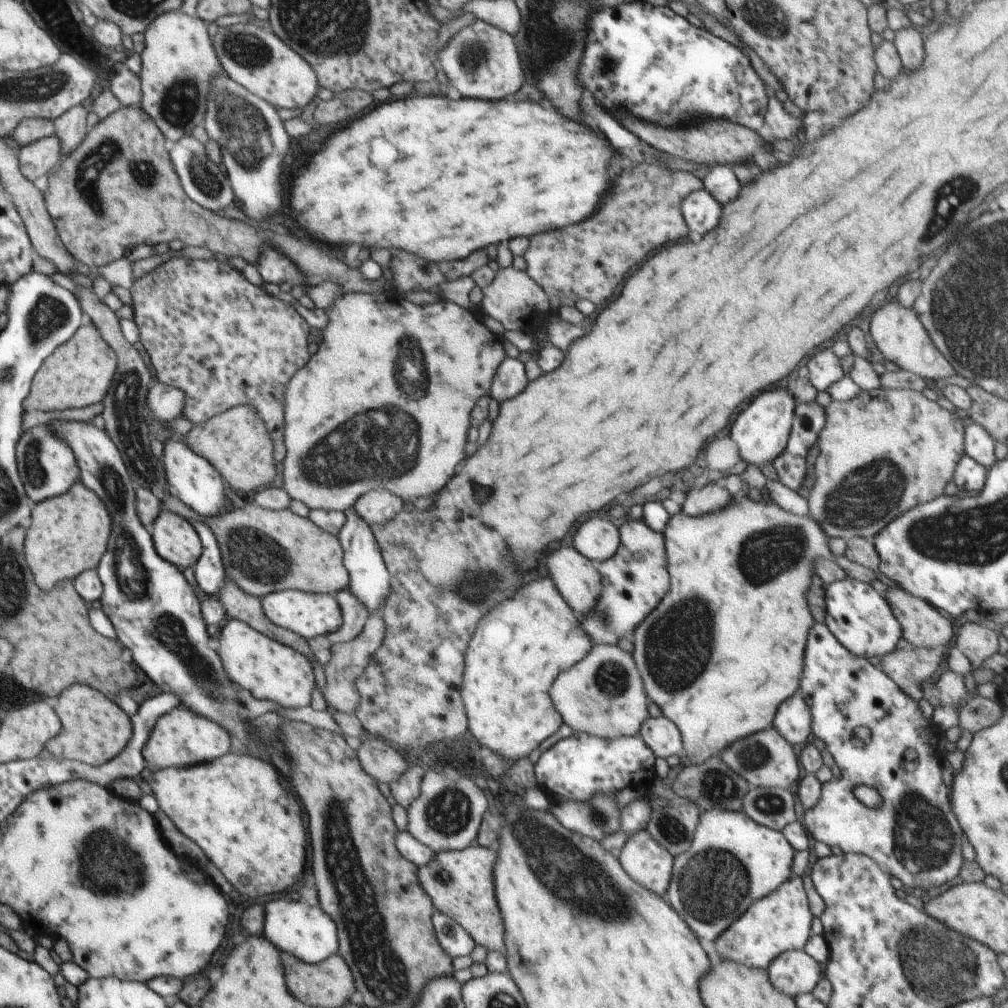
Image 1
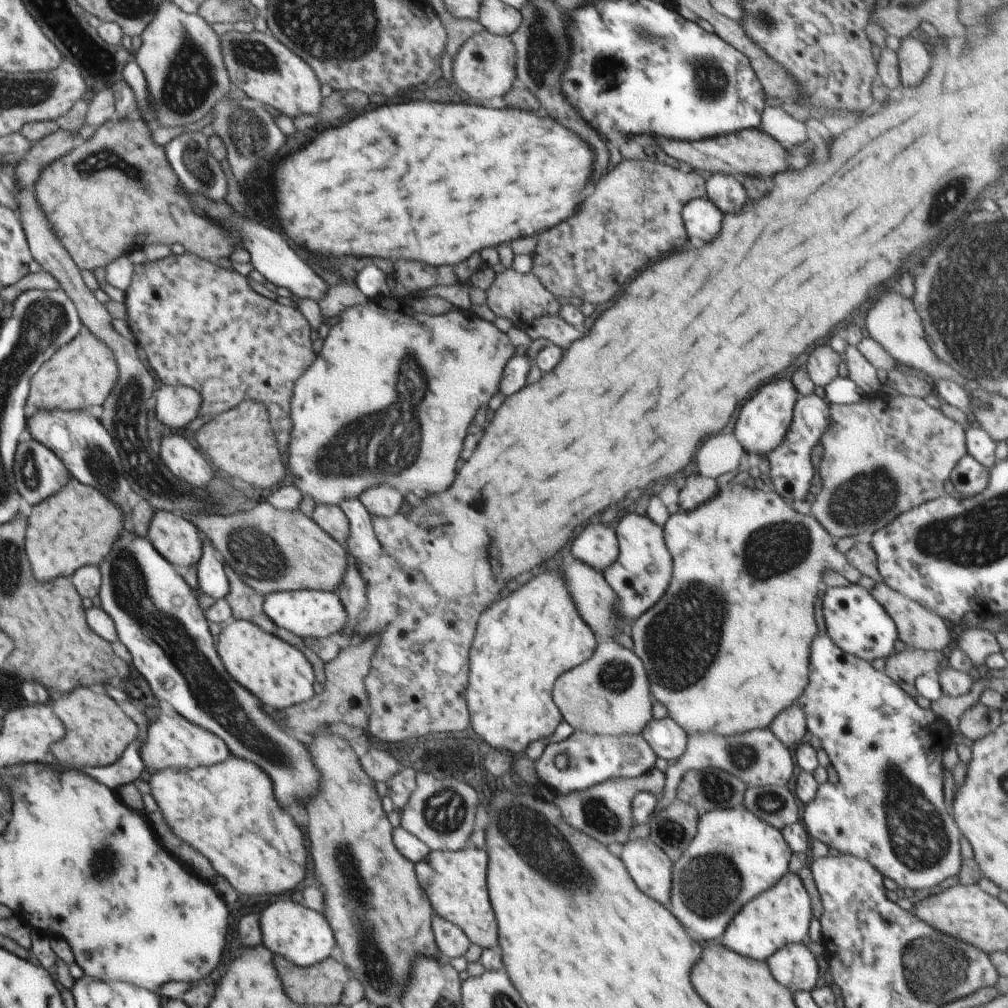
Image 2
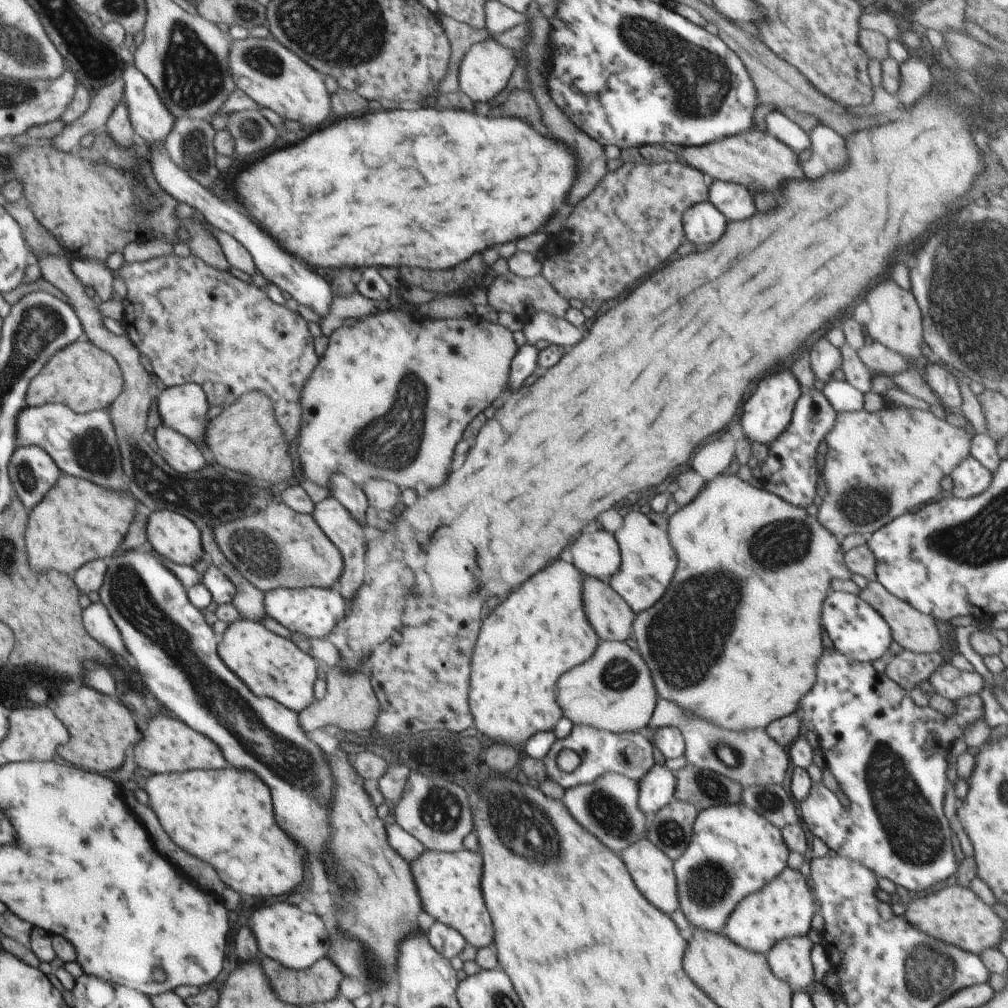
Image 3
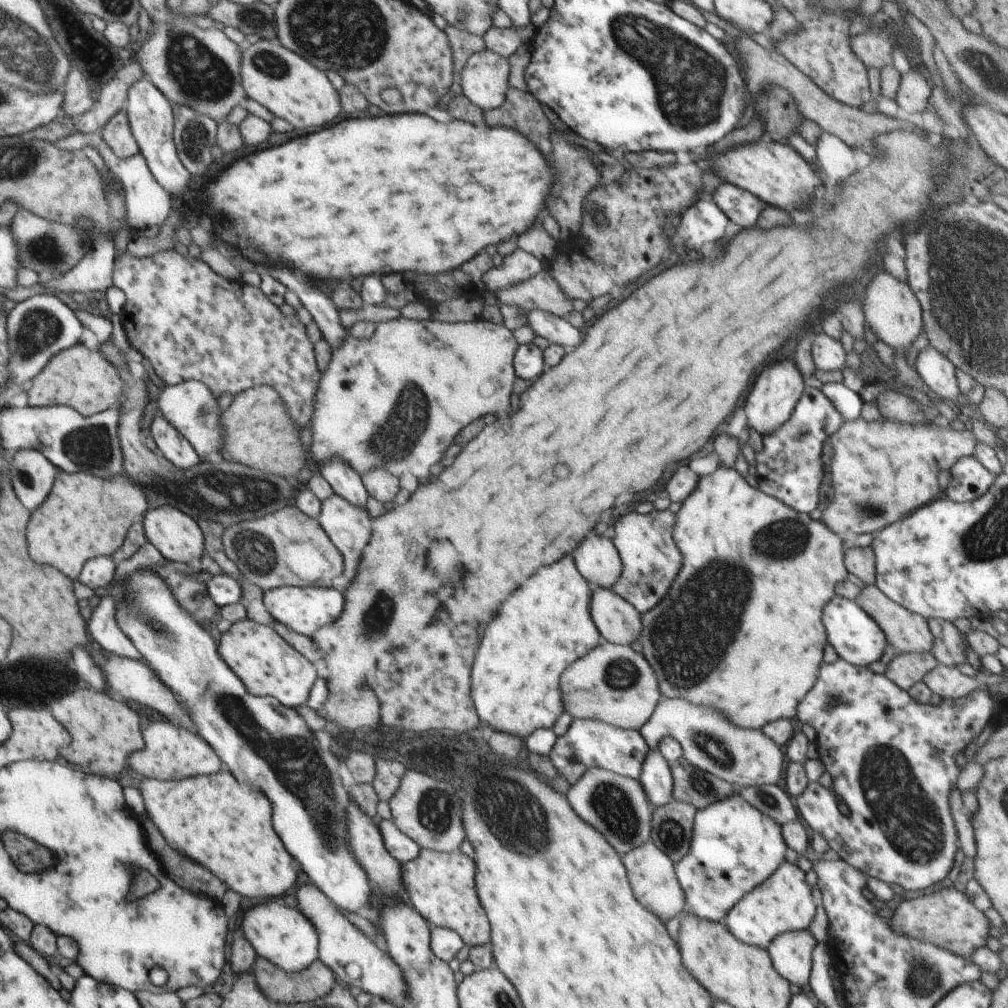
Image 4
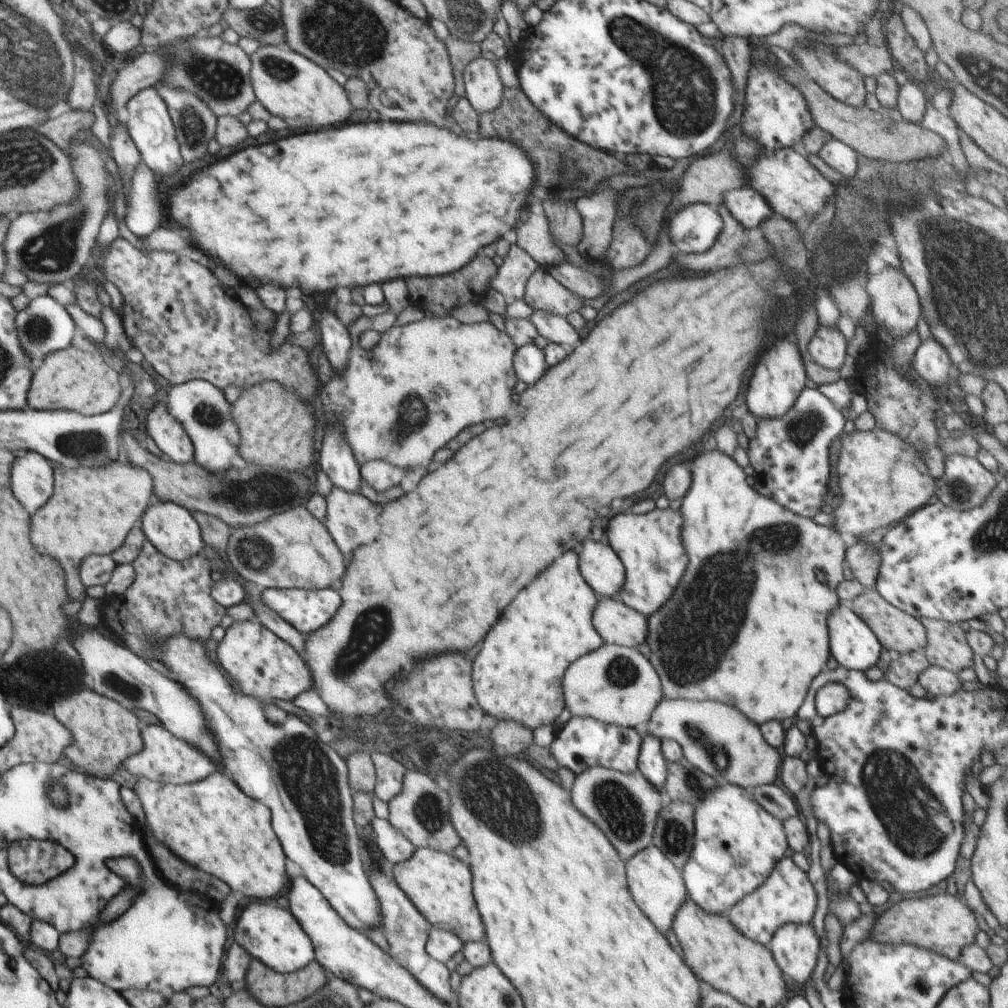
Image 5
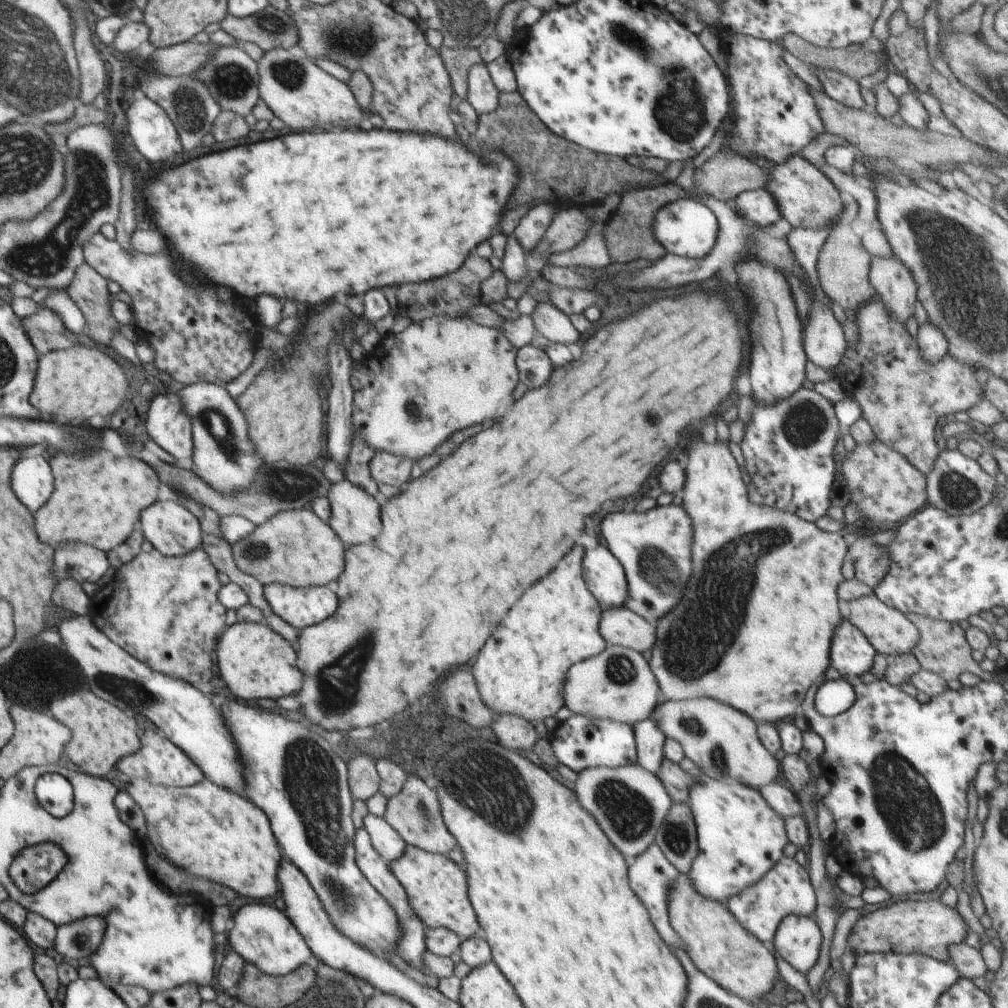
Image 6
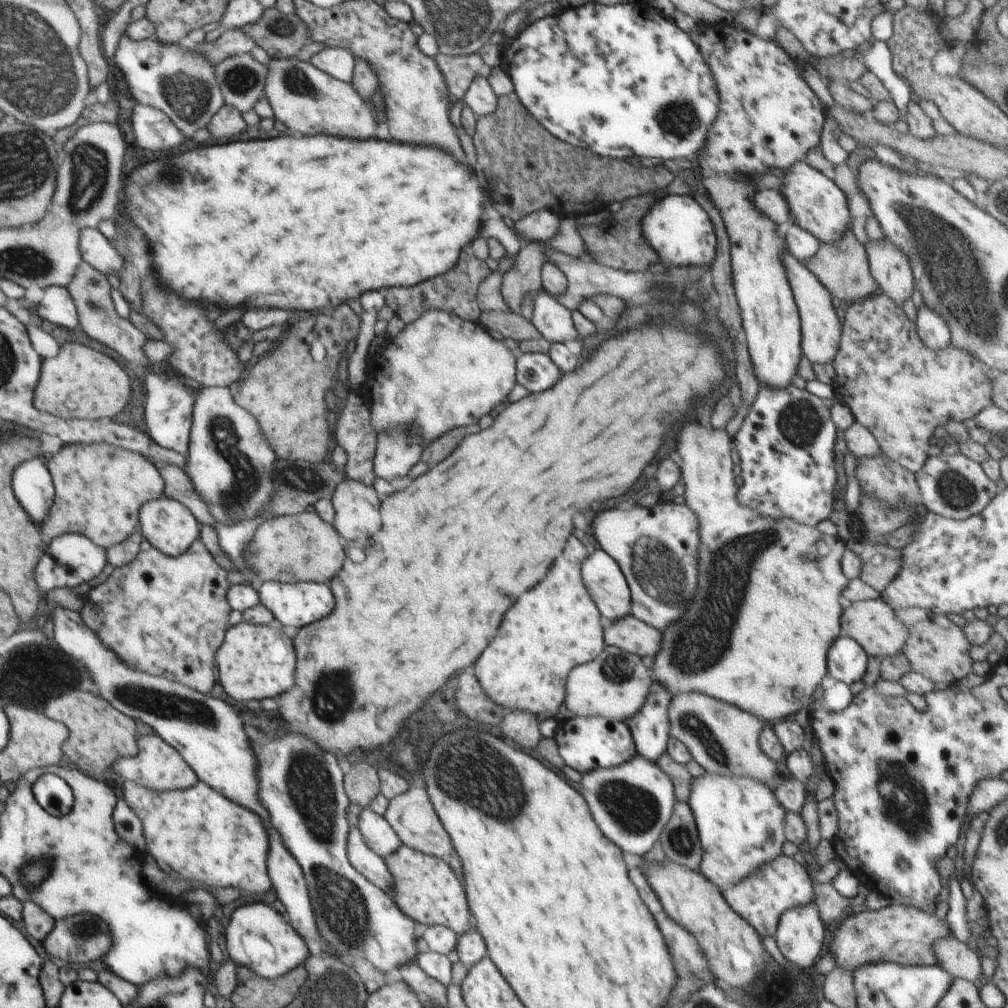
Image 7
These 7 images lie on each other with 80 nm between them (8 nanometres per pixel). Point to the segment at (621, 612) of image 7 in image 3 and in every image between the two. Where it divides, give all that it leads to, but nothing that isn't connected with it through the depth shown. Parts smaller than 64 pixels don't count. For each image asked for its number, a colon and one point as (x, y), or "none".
3: (596, 554)
4: (597, 559)
5: (601, 567)
6: (605, 577)

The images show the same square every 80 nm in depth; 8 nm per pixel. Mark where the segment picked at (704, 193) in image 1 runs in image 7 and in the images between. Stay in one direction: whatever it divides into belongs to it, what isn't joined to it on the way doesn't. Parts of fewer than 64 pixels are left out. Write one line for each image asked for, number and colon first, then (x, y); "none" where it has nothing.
2: (703, 220)
3: (702, 223)
4: (702, 221)
5: (694, 228)
6: (687, 227)
7: (678, 227)

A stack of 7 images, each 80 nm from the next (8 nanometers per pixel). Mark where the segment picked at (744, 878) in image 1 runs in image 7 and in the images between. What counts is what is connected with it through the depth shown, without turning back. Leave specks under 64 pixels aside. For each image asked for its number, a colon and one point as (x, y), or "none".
2: (734, 856)
3: (735, 851)
4: (734, 848)
5: (737, 843)
6: (741, 837)
7: (741, 828)

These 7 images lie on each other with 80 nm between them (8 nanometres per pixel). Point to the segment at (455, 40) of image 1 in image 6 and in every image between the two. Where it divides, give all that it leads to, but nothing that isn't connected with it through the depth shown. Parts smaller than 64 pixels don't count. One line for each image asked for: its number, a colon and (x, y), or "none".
2: (484, 68)
3: (484, 72)
4: (484, 79)
5: (483, 87)
6: (481, 93)

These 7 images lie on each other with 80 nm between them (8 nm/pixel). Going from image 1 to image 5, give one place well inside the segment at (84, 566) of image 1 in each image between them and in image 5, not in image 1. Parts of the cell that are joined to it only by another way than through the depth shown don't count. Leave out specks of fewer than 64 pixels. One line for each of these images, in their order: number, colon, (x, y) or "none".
2: (77, 526)
3: (77, 521)
4: (83, 517)
5: (91, 511)

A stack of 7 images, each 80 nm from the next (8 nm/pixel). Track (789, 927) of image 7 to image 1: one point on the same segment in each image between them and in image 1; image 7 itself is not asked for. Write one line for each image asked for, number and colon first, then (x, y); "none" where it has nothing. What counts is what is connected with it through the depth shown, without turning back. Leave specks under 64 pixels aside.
1: (795, 972)
2: (794, 965)
3: (790, 959)
4: (791, 952)
5: (795, 947)
6: (798, 939)

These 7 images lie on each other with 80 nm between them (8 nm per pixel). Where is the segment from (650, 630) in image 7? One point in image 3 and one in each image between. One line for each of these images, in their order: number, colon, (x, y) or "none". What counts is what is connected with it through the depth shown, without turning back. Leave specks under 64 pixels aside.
3: (611, 616)
4: (618, 621)
5: (616, 623)
6: (620, 626)

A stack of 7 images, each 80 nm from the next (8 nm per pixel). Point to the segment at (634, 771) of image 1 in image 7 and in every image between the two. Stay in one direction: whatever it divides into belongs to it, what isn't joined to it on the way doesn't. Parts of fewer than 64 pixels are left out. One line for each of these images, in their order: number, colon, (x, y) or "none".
2: (594, 758)
3: (629, 753)
4: (588, 743)
5: (584, 742)
6: (579, 742)
7: (584, 743)

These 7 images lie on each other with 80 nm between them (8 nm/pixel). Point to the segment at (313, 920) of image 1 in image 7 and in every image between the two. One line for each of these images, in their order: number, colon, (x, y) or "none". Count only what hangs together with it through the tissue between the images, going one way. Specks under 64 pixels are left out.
2: (300, 935)
3: (296, 938)
4: (283, 935)
5: (271, 934)
6: (264, 936)
7: (258, 937)

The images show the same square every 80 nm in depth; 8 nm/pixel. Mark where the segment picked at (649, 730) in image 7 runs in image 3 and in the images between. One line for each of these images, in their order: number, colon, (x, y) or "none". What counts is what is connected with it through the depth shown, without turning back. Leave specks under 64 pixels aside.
3: (659, 786)
4: (656, 778)
5: (652, 764)
6: (650, 740)

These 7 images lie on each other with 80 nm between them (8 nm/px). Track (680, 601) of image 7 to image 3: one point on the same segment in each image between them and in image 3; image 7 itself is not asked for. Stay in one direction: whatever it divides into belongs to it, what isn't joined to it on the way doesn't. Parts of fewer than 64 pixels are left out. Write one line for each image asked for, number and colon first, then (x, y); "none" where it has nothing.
3: (648, 560)
4: (651, 559)
5: (650, 546)
6: (655, 548)

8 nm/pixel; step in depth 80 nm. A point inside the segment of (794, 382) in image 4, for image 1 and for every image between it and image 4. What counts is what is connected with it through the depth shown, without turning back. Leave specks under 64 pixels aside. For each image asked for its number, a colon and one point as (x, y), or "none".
1: (761, 431)
2: (763, 421)
3: (767, 413)

